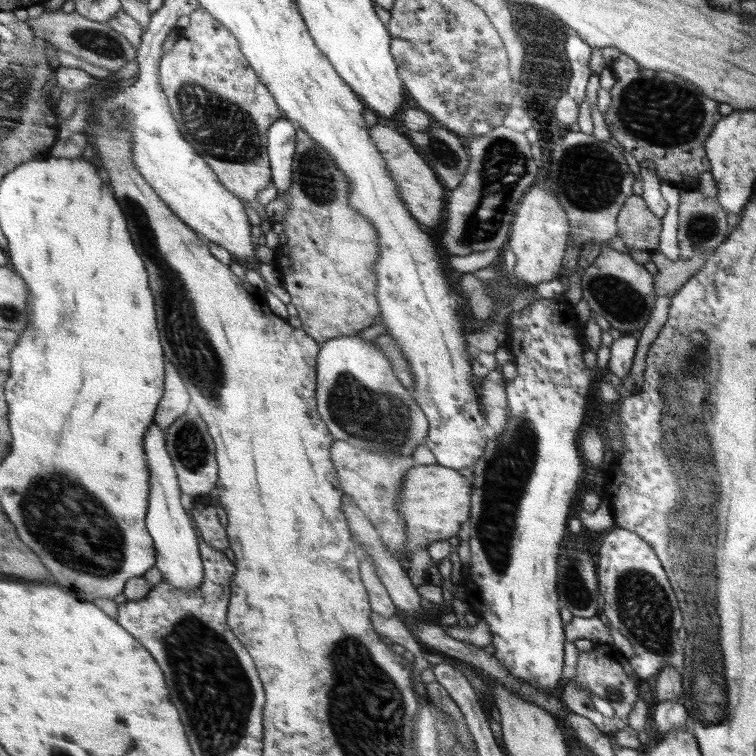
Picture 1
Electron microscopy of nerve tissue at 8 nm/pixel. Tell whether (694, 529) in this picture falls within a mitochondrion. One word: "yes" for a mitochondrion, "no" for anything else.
yes

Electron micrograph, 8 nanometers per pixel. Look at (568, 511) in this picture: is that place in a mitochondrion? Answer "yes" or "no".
no

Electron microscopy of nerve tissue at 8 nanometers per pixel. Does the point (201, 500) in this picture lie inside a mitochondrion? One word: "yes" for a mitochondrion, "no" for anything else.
no

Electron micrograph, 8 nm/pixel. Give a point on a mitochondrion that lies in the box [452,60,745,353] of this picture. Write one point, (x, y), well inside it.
(657, 110)

